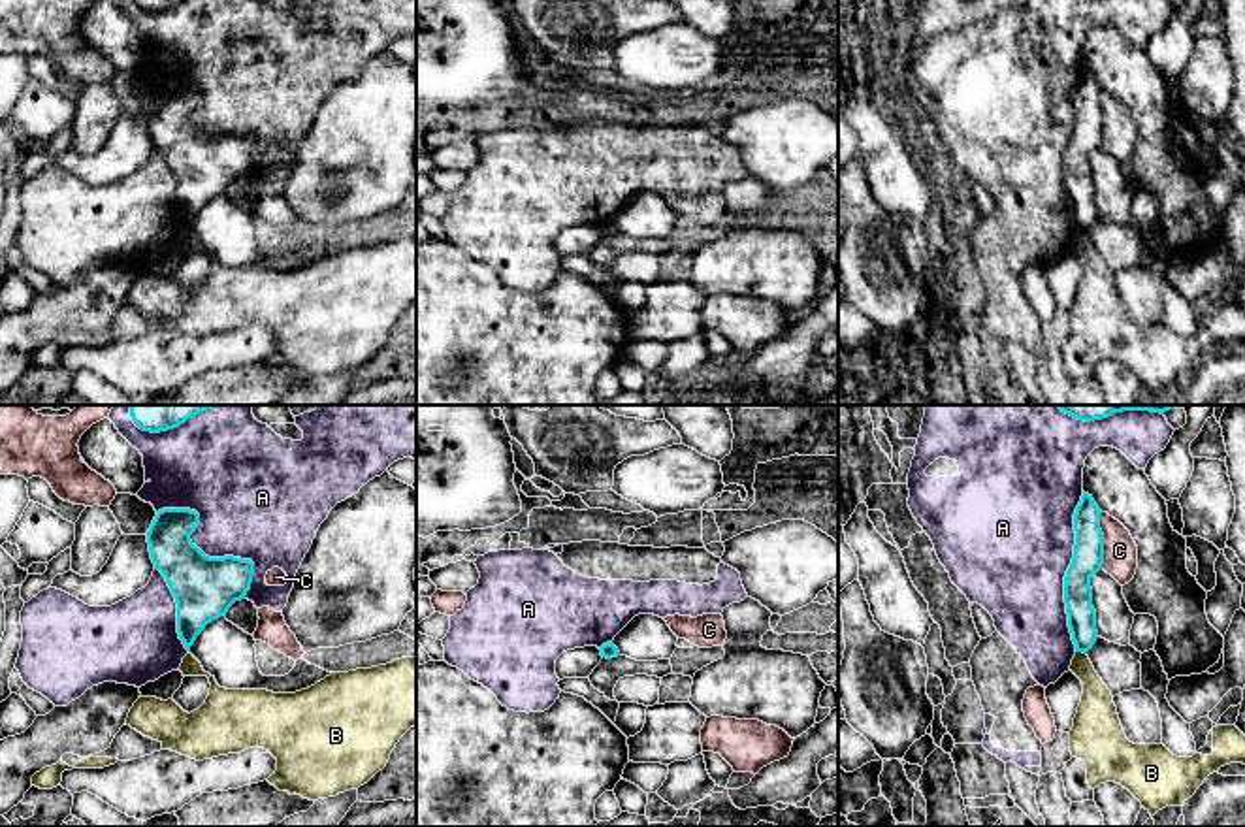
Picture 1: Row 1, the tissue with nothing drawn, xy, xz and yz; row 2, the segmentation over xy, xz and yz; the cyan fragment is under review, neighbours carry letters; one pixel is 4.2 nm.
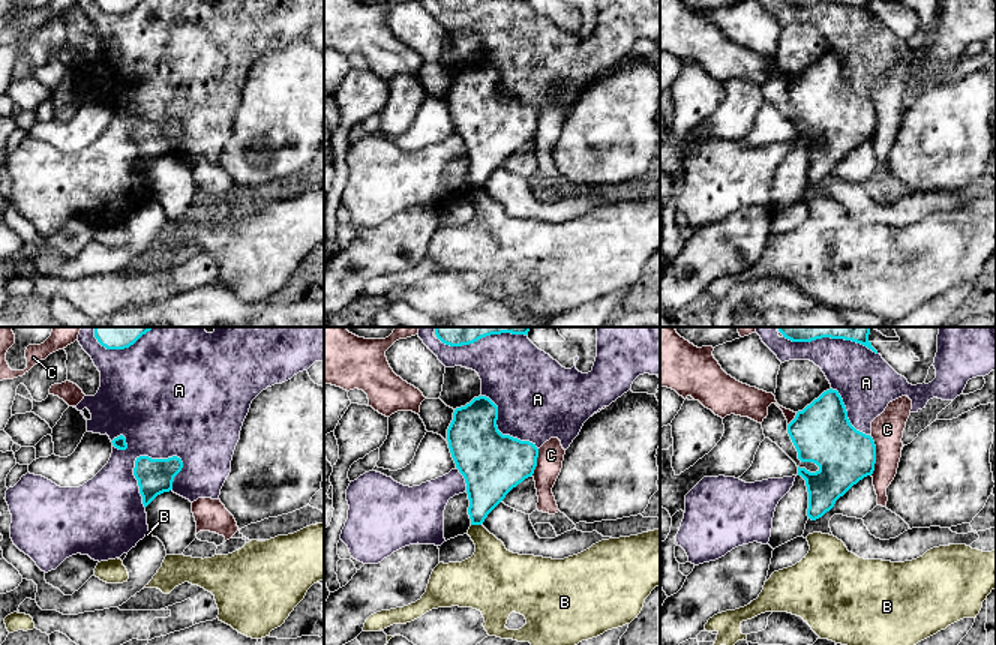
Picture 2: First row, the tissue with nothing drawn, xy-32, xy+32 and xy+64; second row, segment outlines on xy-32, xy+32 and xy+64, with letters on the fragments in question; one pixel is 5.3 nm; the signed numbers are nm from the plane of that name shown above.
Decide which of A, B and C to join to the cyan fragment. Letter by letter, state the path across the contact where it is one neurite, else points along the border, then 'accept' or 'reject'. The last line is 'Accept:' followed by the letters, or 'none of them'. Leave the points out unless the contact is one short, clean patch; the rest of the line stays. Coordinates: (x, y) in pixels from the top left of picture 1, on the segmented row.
A: reject
B: border along yz (1076, 650), (1085, 654); reject
C: reject
Accept: none of them

